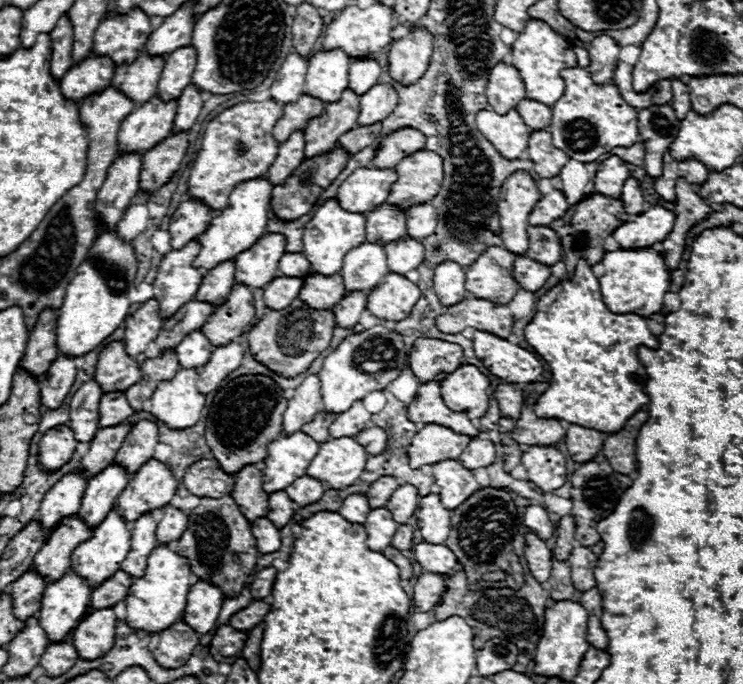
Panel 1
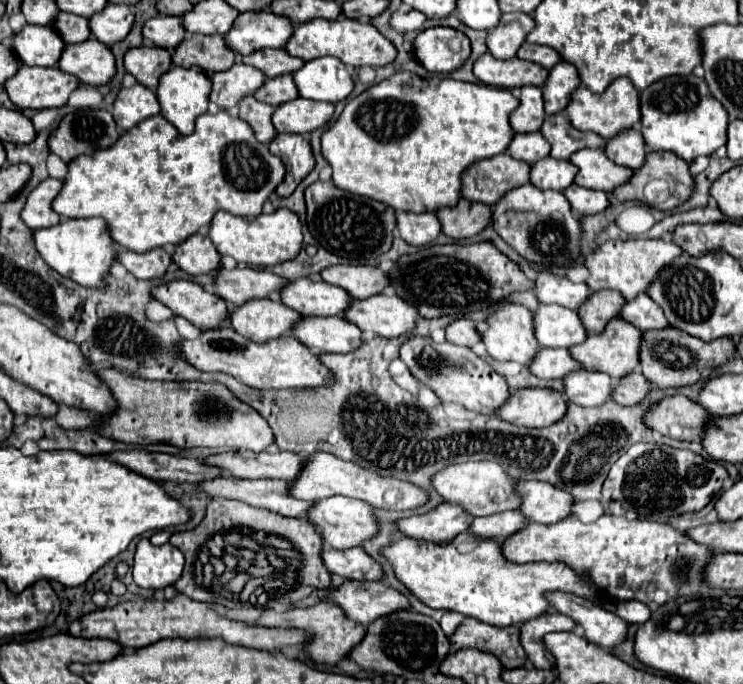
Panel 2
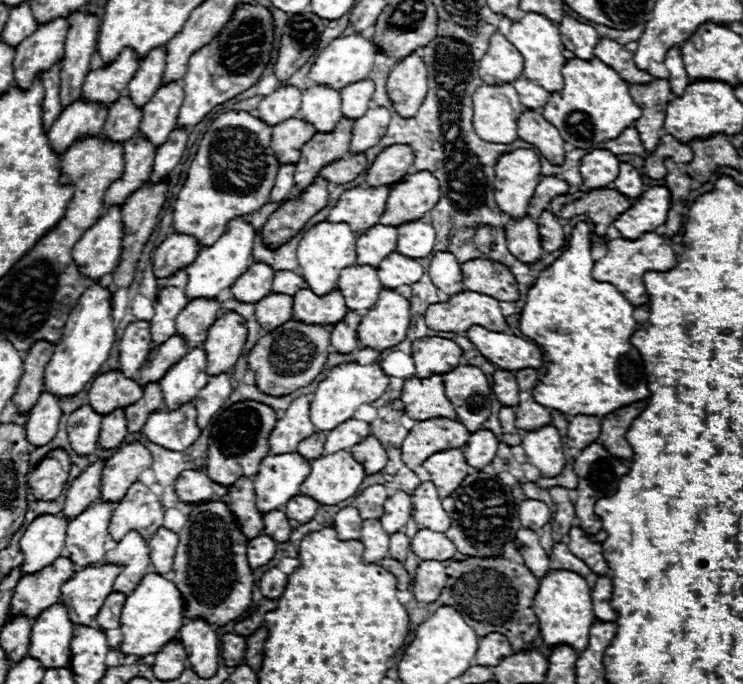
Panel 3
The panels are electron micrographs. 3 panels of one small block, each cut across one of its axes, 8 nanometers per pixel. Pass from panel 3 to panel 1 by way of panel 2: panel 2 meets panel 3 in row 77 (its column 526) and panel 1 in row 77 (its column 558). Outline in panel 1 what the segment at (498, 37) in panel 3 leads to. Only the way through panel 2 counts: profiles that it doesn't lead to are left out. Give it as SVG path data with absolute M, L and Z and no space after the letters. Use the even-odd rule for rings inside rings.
M502 62L496 64L486 84L486 96L490 108L498 114L506 114L510 108L516 108L518 102L526 98L526 90L522 78L518 76L518 70Z

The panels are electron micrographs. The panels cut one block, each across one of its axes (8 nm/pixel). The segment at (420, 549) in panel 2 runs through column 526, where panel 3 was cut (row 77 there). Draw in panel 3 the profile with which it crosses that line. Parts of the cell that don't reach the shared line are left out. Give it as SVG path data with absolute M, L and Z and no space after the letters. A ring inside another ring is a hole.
M568 60L562 68L564 88L550 96L548 104L542 108L542 116L550 120L564 138L574 148L590 148L604 140L618 138L626 128L630 128L642 110L634 104L628 84L602 60Z

